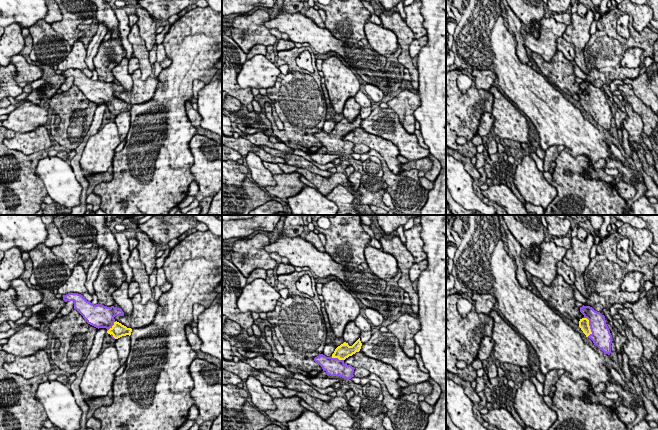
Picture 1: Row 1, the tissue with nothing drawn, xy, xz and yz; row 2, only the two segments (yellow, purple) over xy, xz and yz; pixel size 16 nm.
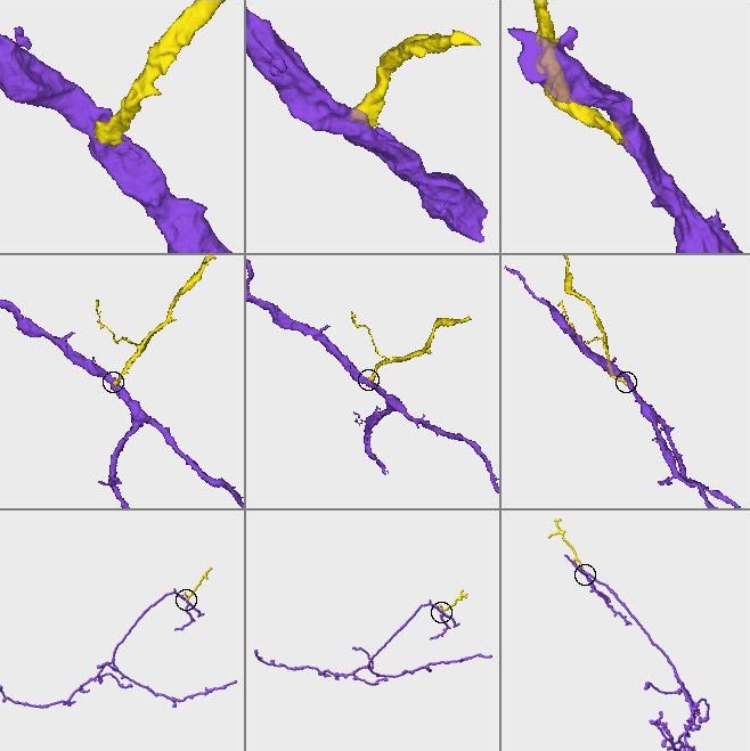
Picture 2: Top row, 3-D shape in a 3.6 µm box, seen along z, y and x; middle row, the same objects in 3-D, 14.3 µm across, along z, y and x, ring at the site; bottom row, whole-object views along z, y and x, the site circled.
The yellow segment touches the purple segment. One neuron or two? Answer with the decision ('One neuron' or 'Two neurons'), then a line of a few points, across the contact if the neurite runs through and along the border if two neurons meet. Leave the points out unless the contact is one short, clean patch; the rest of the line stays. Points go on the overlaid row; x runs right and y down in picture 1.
One neuron

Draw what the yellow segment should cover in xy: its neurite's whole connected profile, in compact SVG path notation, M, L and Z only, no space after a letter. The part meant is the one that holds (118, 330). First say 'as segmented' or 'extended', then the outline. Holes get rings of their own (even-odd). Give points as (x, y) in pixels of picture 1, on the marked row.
extended | M78 293L63 295L63 300L65 302L73 301L74 309L83 316L88 324L98 329L106 328L107 333L110 334L113 339L131 335L131 328L127 328L114 319L115 316L124 316L121 308L114 306L107 307L99 303L94 305Z

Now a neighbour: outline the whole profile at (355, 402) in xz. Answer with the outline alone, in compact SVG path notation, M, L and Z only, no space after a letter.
M354 395L350 400L348 400L348 404L353 408L353 414L358 414L361 407L362 398L360 396Z

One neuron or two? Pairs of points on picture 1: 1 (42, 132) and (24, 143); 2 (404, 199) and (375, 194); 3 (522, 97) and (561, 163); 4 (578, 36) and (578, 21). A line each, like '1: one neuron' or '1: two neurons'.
1: one neuron
2: two neurons
3: two neurons
4: one neuron

